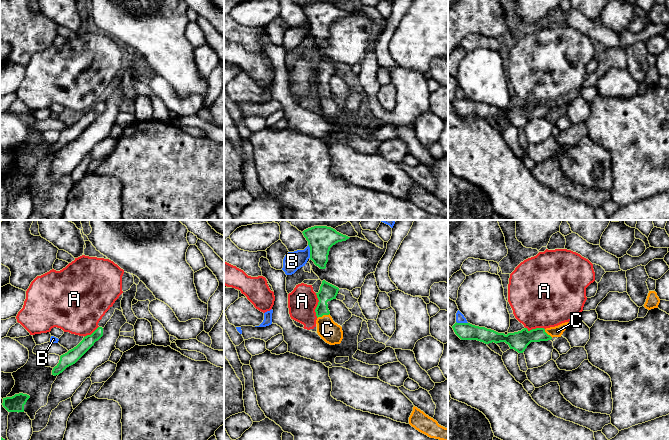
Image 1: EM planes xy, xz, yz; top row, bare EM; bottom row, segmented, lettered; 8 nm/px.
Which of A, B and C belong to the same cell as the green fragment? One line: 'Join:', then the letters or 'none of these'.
Join: C

